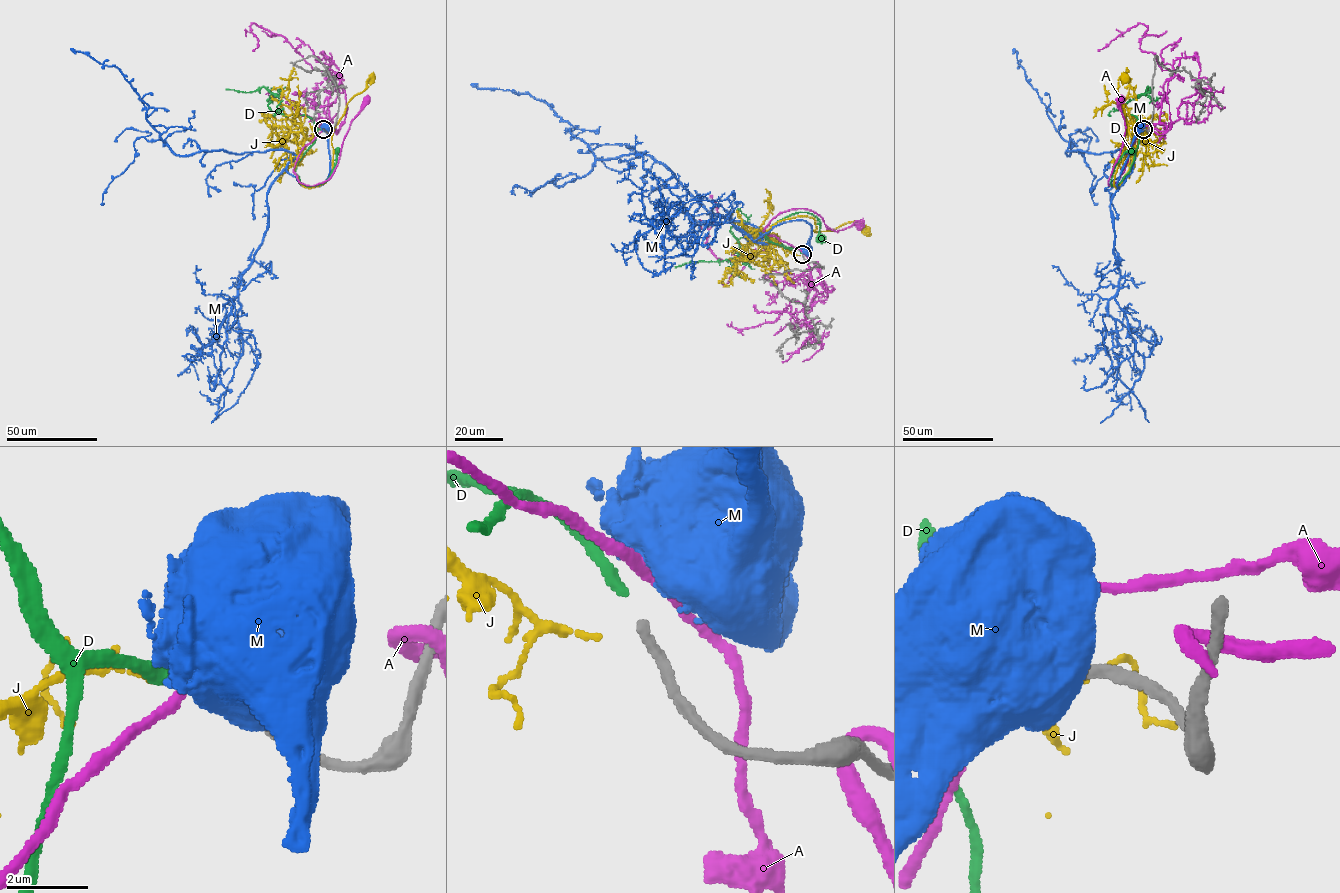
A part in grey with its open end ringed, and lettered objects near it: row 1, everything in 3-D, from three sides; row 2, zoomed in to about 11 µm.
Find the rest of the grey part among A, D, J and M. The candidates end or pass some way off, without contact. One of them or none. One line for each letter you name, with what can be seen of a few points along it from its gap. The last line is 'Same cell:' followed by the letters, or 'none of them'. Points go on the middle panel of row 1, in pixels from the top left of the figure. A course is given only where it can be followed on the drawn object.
D: via (801, 253), (795, 247), (773, 243), (765, 234), (779, 220), (806, 212), (819, 221), (821, 238)
Same cell: D

